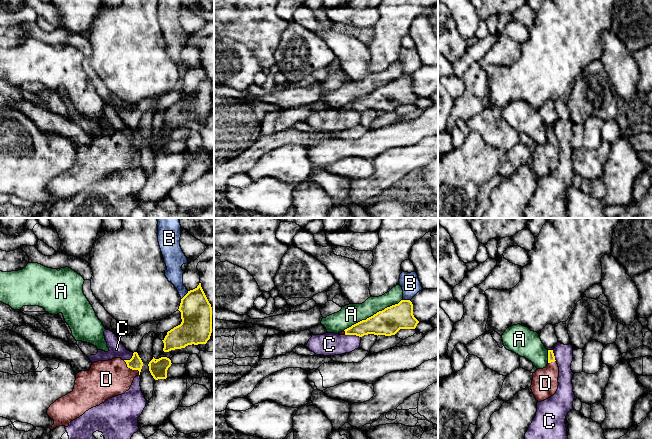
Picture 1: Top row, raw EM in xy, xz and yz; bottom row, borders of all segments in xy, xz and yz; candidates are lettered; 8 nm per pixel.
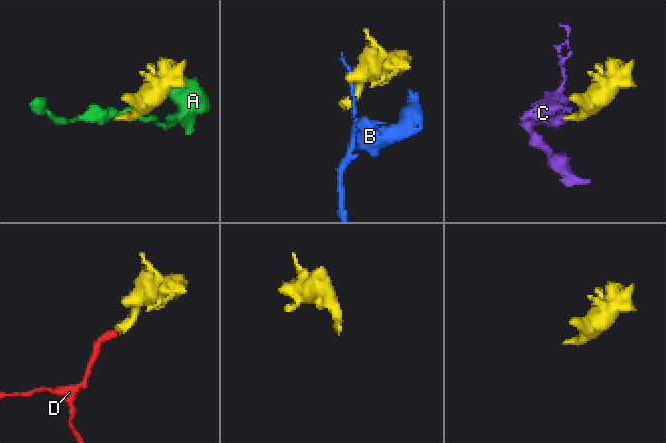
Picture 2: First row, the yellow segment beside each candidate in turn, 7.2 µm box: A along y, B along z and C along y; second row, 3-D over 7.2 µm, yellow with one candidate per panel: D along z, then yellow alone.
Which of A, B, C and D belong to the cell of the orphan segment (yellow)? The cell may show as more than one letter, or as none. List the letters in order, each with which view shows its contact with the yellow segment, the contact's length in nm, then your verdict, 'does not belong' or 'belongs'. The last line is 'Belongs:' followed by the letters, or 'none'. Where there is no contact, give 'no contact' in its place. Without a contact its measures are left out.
A: contact in xz; length 550 nm; does not belong
B: contact in xy; length 90 nm; does not belong
C: contact in xz; length 130 nm; does not belong
D: contact in xy; length 180 nm; belongs
Belongs: D

